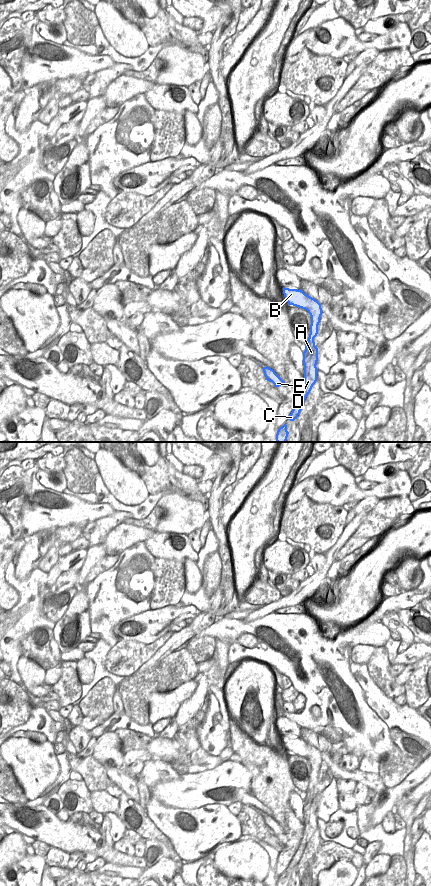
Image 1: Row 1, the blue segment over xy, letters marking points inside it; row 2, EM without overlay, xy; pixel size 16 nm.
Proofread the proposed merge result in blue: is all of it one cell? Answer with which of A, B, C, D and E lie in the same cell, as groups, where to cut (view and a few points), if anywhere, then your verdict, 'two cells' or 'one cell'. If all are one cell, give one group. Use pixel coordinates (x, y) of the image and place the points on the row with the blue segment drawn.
groups A C D E / B; cut xy (314, 299), (311, 301), (308, 311); two cells

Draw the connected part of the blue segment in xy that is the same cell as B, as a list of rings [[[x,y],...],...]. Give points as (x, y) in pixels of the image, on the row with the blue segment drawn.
[[[283,287],[283,294],[289,305],[293,305],[307,311],[311,308],[311,301],[315,300],[305,294],[301,289],[297,290]]]

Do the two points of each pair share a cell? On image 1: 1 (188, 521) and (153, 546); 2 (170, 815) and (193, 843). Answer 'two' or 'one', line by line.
1: two
2: one

